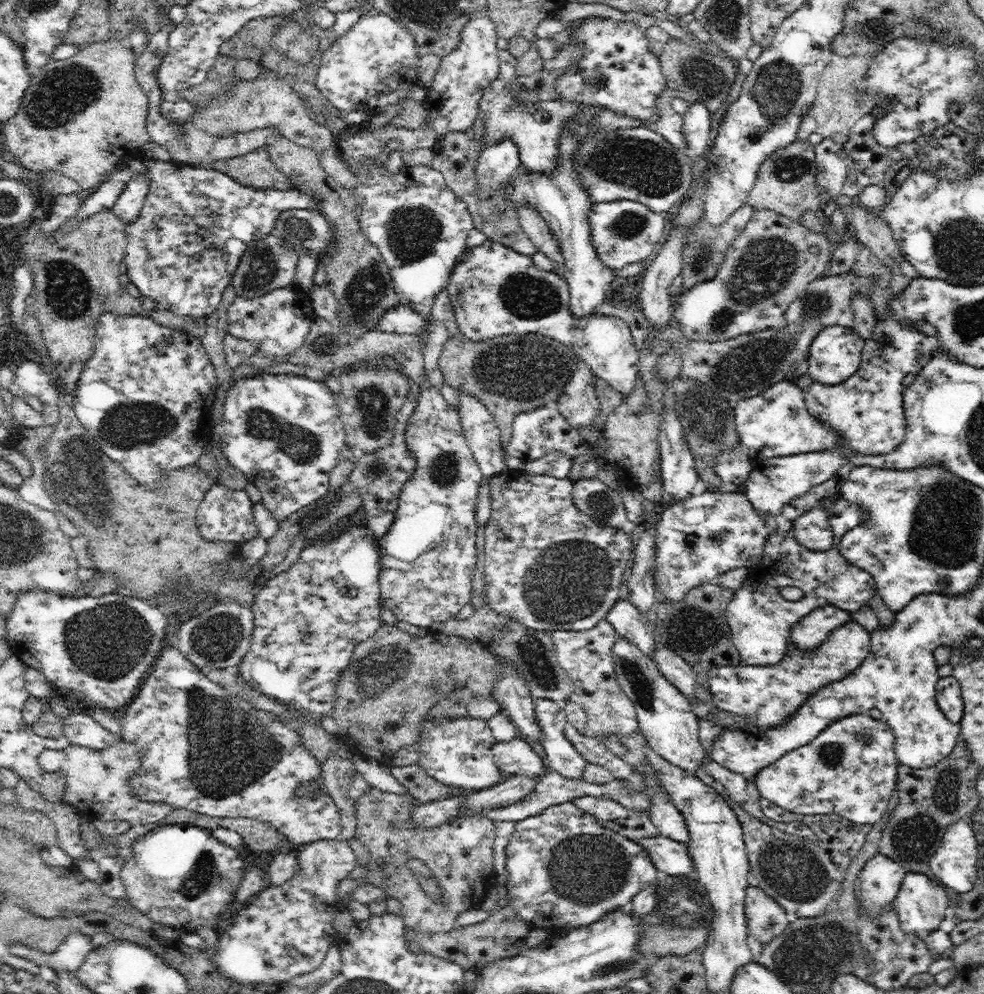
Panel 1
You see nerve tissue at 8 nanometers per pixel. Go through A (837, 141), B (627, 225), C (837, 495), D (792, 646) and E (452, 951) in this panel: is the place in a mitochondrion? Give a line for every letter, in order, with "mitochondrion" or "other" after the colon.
A: other
B: mitochondrion
C: other
D: other
E: other

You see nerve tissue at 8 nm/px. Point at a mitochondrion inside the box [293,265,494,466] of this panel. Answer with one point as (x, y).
(372, 402)

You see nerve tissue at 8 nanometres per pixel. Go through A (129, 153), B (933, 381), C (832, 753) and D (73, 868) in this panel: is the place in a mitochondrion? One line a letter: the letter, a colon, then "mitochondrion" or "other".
A: other
B: other
C: mitochondrion
D: other

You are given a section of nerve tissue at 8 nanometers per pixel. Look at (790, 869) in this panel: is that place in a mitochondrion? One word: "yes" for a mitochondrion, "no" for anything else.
yes

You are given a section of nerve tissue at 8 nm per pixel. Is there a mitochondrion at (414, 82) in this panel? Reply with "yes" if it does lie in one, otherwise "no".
no

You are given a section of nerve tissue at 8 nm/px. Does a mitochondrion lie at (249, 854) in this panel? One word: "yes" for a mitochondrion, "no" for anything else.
no

